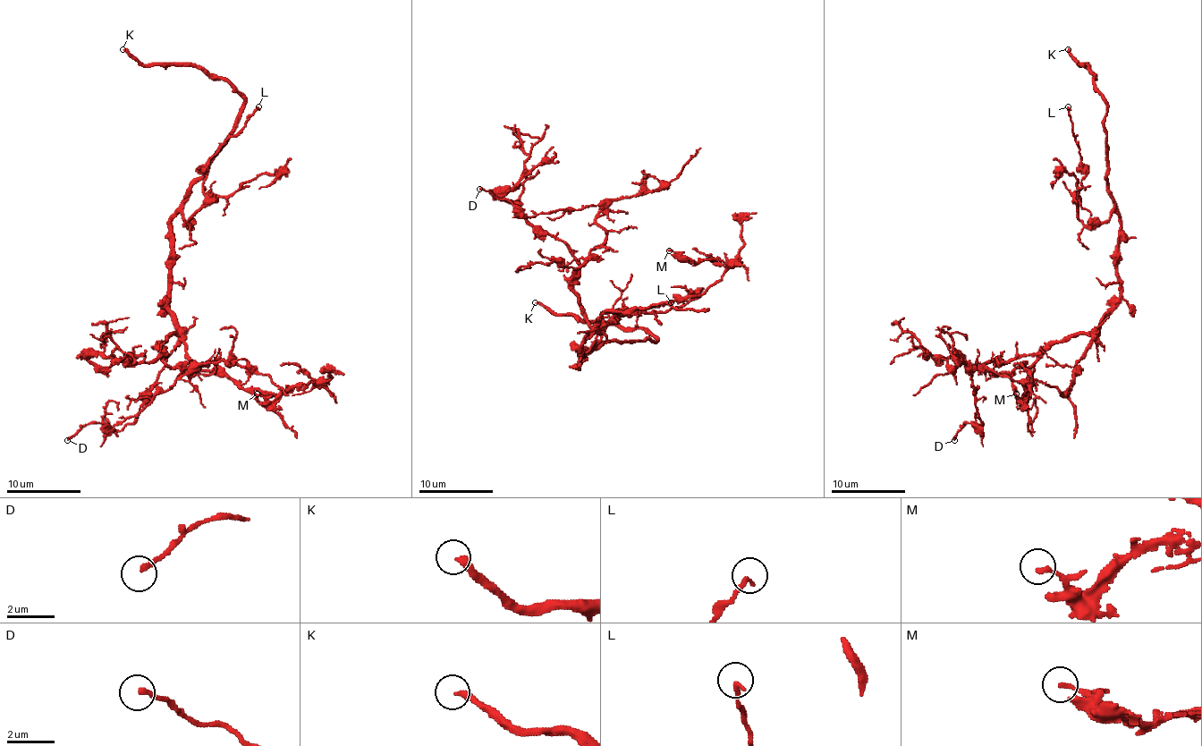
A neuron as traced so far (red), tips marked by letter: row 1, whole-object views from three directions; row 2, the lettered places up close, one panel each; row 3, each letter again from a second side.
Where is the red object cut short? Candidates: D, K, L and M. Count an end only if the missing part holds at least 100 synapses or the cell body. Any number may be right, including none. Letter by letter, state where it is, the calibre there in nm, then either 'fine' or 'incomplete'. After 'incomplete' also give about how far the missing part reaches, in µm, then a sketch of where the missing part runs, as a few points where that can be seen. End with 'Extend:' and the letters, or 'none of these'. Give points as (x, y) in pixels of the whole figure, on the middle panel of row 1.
D: place (479, 189); calibre 200 nm; fine
K: place (535, 302); calibre 280 nm; incomplete; missing 180 µm
L: place (671, 302); calibre 200 nm; fine
M: place (669, 250); calibre 180 nm; fine
Extend: K

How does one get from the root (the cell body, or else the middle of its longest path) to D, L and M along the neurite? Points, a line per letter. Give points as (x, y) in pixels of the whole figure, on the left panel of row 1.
D: (169, 292), (178, 329), (162, 343), (162, 359), (193, 374), (186, 368), (112, 428), (86, 423), (67, 440)
L: (169, 292), (171, 219), (178, 212), (191, 225), (188, 219), (204, 199), (207, 164), (258, 106)
M: (169, 292), (169, 314), (200, 369), (223, 369), (245, 388), (275, 394), (314, 381), (271, 402), (257, 394)

